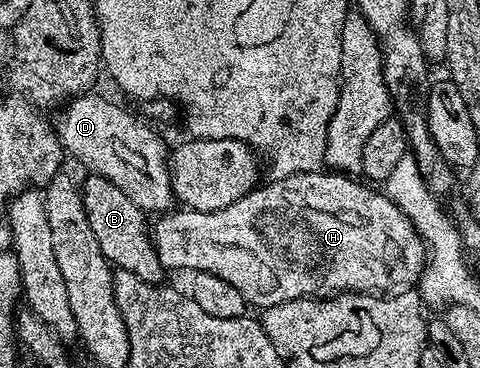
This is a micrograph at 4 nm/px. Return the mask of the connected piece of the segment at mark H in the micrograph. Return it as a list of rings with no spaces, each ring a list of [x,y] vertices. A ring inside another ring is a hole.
[[[332,170],[300,172],[268,183],[252,188],[239,202],[231,202],[223,210],[170,210],[158,215],[154,224],[152,221],[151,235],[162,269],[189,268],[215,274],[223,282],[231,282],[243,294],[246,305],[254,304],[257,310],[285,300],[328,298],[343,292],[393,294],[418,283],[427,263],[426,243],[407,214],[384,191],[376,192],[376,187]]]

